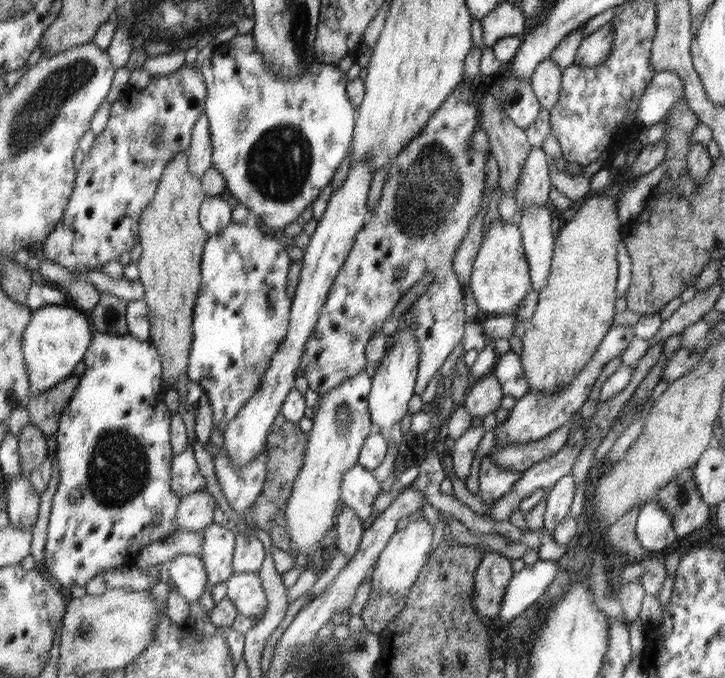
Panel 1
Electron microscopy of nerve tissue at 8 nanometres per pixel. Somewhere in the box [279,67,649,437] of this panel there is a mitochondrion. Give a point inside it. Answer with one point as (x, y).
(433, 185)

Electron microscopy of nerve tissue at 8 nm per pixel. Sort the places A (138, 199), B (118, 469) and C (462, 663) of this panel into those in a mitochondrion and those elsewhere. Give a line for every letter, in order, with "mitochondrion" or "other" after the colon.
A: other
B: mitochondrion
C: other

